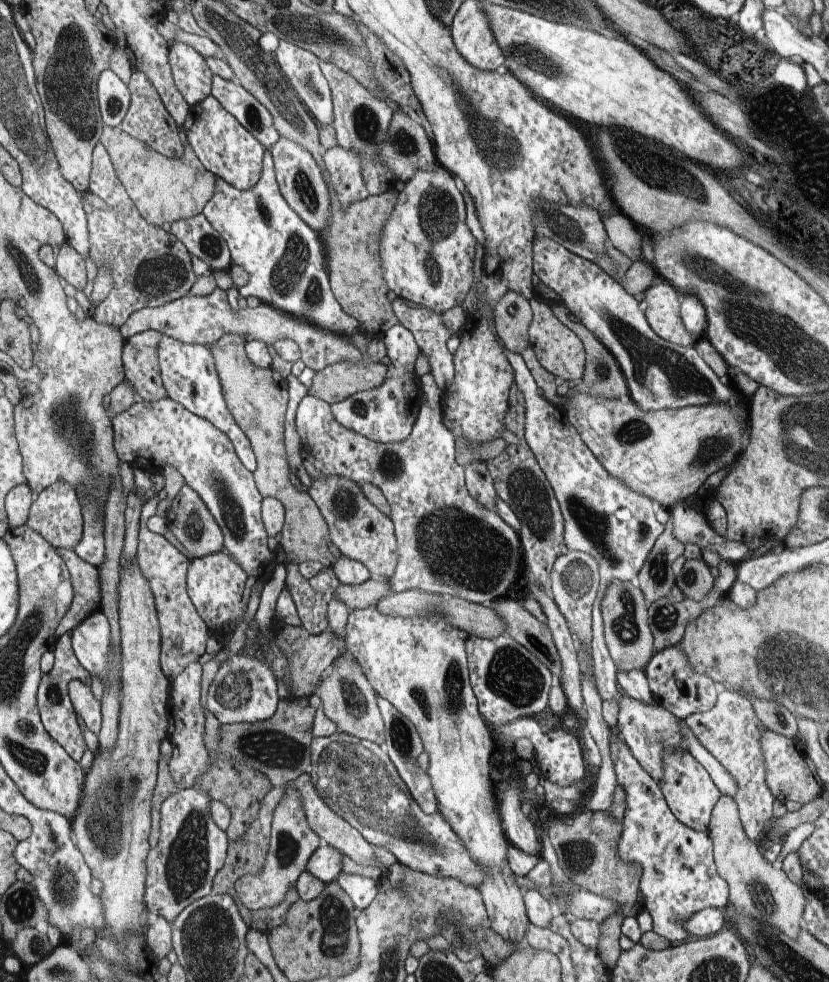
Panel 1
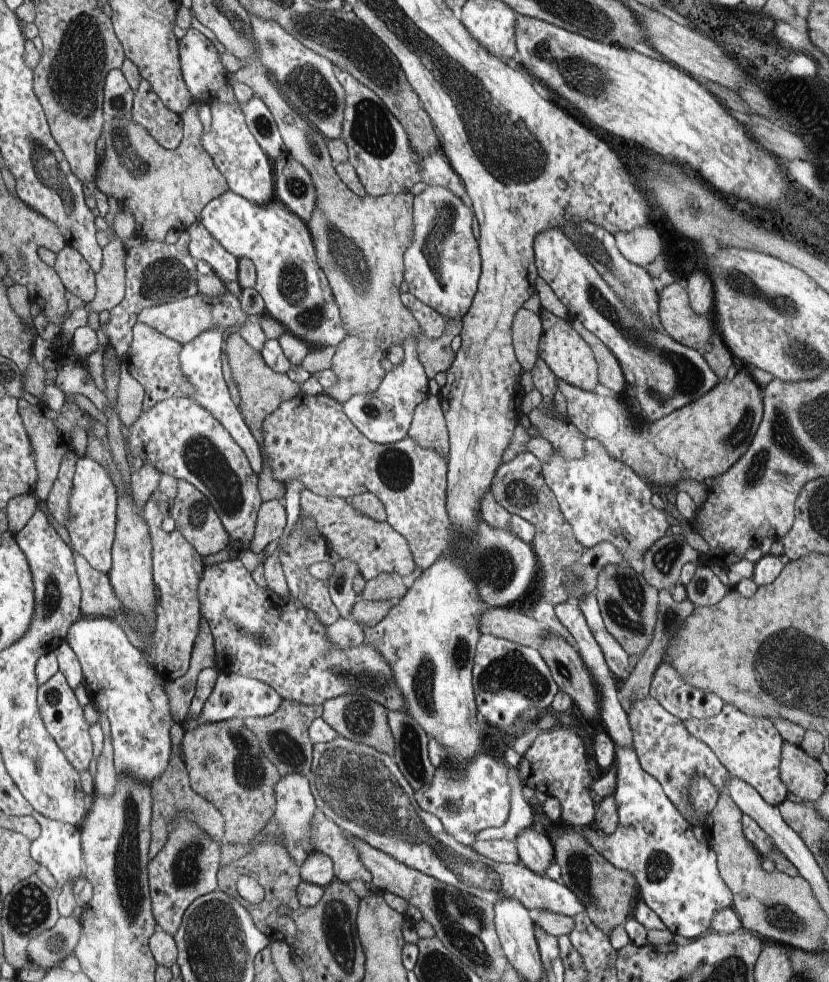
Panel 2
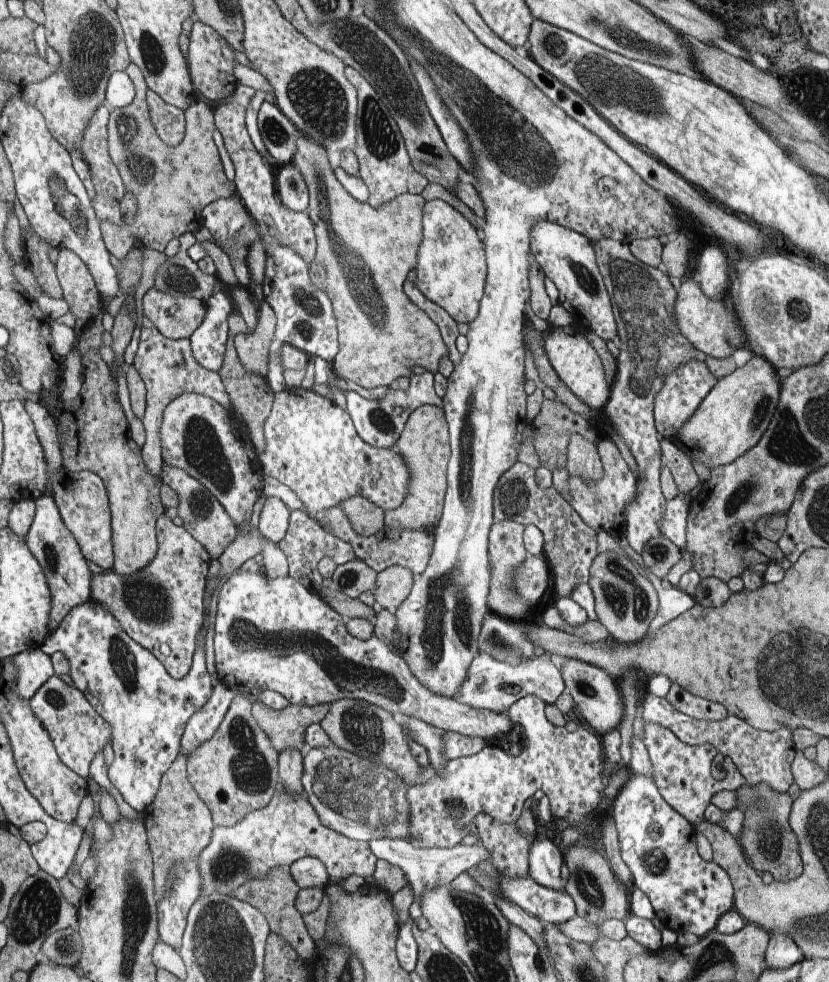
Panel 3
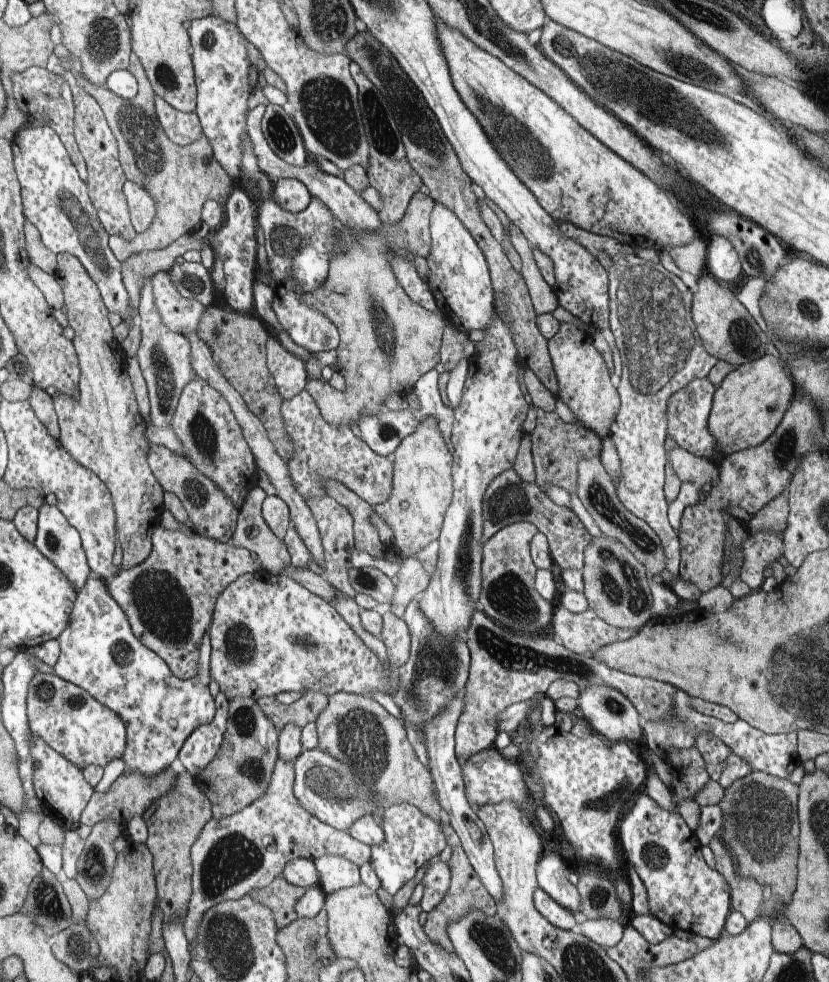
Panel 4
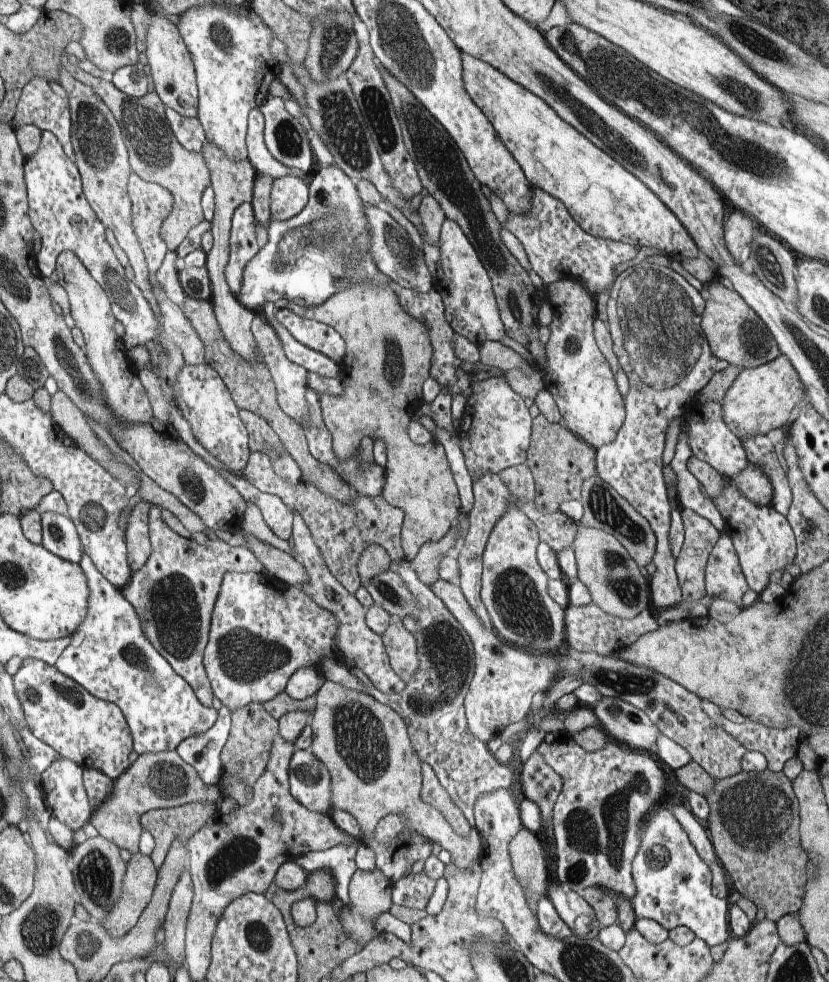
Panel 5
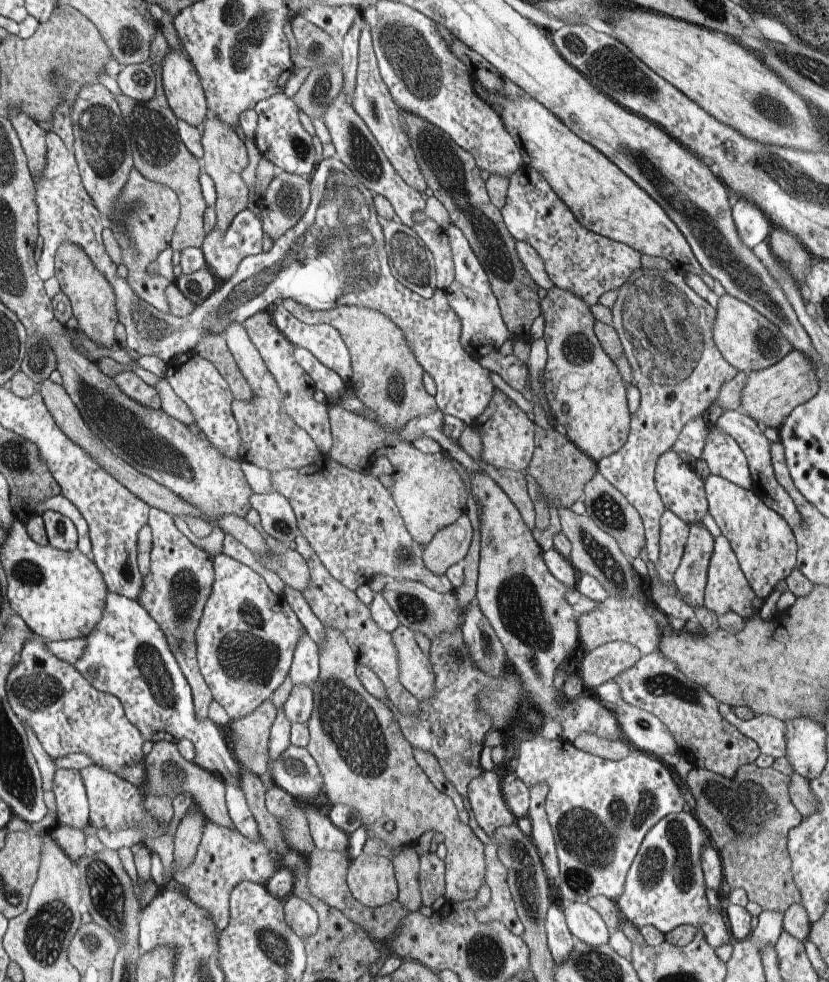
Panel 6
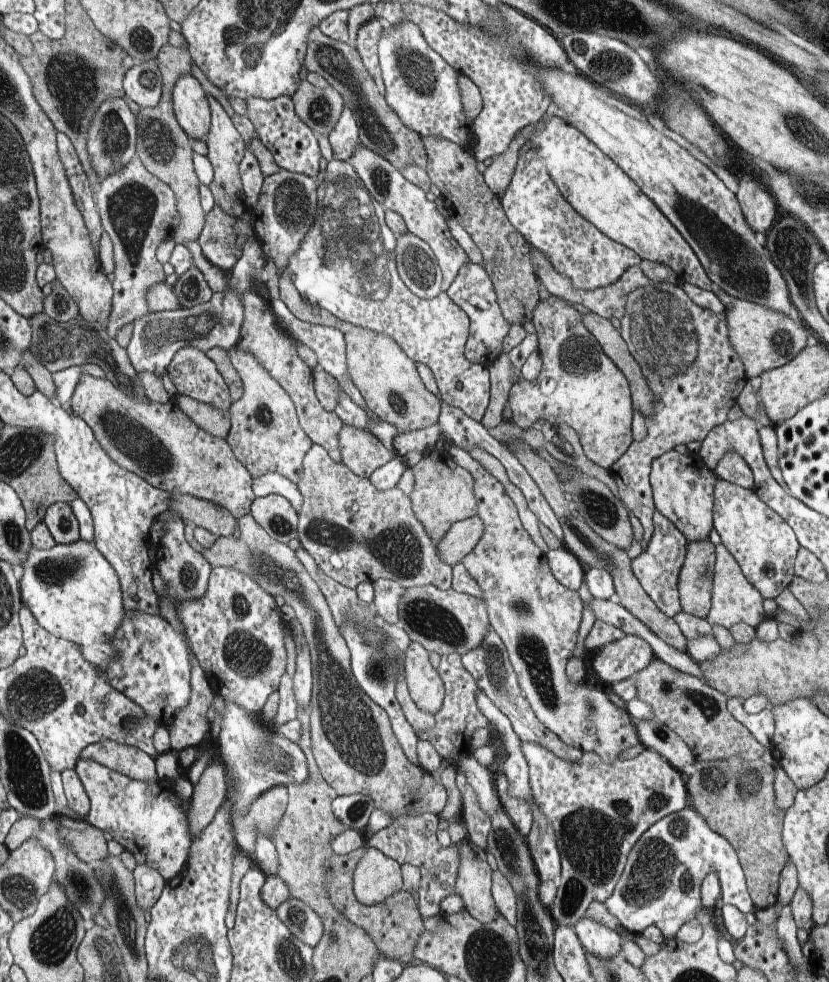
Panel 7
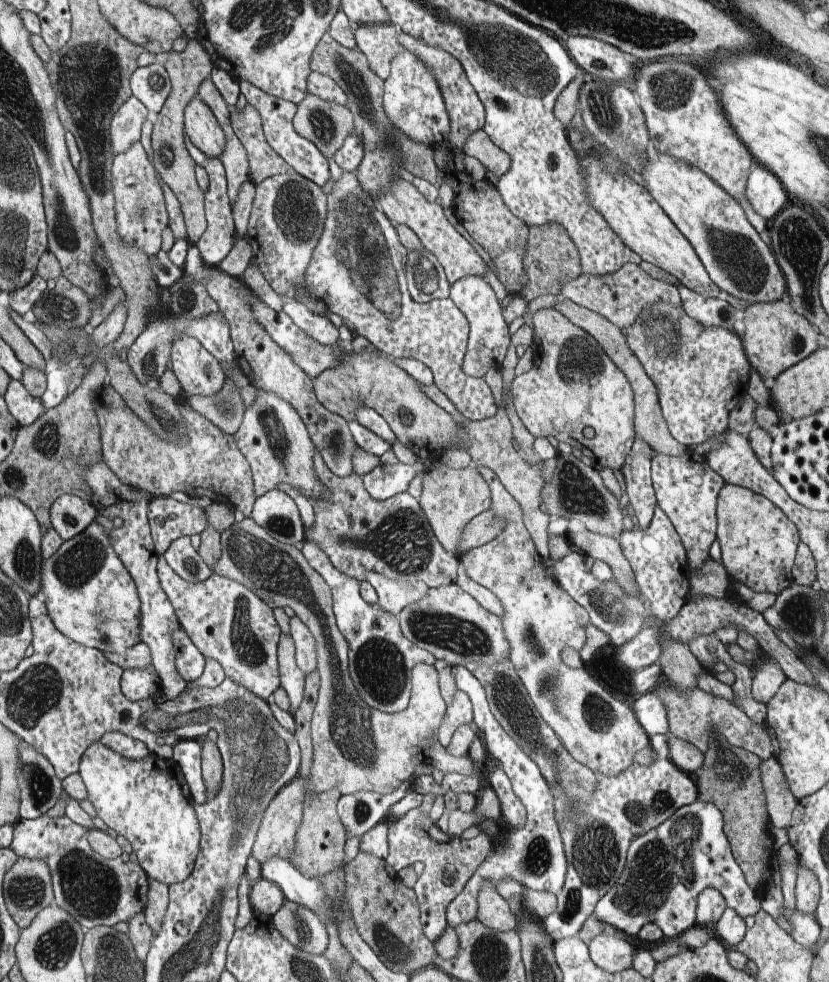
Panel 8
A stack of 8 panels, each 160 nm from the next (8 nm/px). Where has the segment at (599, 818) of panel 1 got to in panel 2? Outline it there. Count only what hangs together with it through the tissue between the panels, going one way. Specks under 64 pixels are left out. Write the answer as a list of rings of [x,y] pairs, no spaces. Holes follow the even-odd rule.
[[[568,830],[554,845],[554,862],[561,868],[561,882],[571,890],[584,905],[589,919],[605,934],[624,924],[632,912],[632,900],[637,890],[635,878],[626,871],[616,868],[575,830]]]

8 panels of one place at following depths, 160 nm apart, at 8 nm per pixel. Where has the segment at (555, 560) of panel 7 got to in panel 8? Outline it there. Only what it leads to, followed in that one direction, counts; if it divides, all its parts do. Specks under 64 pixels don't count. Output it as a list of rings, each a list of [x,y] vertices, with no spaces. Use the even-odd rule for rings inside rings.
[[[659,507],[654,510],[650,524],[646,528],[634,525],[631,530],[624,529],[617,539],[621,544],[626,560],[631,564],[635,584],[639,593],[637,595],[626,594],[617,580],[612,577],[610,580],[598,580],[591,570],[586,567],[586,555],[578,549],[572,549],[565,557],[558,562],[553,562],[557,583],[589,614],[590,622],[609,636],[607,654],[615,655],[615,661],[619,661],[616,648],[632,640],[642,629],[647,628],[647,619],[651,616],[658,623],[672,620],[689,600],[691,570],[687,564],[687,556],[683,547],[680,535],[676,532],[674,525],[670,522],[666,513]]]

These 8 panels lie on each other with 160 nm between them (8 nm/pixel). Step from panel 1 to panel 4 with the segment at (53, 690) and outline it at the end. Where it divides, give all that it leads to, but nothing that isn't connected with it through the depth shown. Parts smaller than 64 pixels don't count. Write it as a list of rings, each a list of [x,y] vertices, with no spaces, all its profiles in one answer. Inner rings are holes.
[[[38,671],[31,678],[28,687],[28,719],[36,737],[42,738],[50,748],[83,769],[90,765],[104,769],[114,758],[123,758],[127,748],[126,722],[119,714],[98,702],[87,690],[54,673]]]

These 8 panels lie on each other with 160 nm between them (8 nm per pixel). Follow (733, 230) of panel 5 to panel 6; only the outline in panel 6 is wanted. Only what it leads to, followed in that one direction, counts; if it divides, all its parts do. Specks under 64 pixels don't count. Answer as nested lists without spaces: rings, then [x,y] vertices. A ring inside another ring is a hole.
[[[740,197],[731,208],[733,219],[742,242],[751,249],[769,237],[771,220],[753,202]]]

